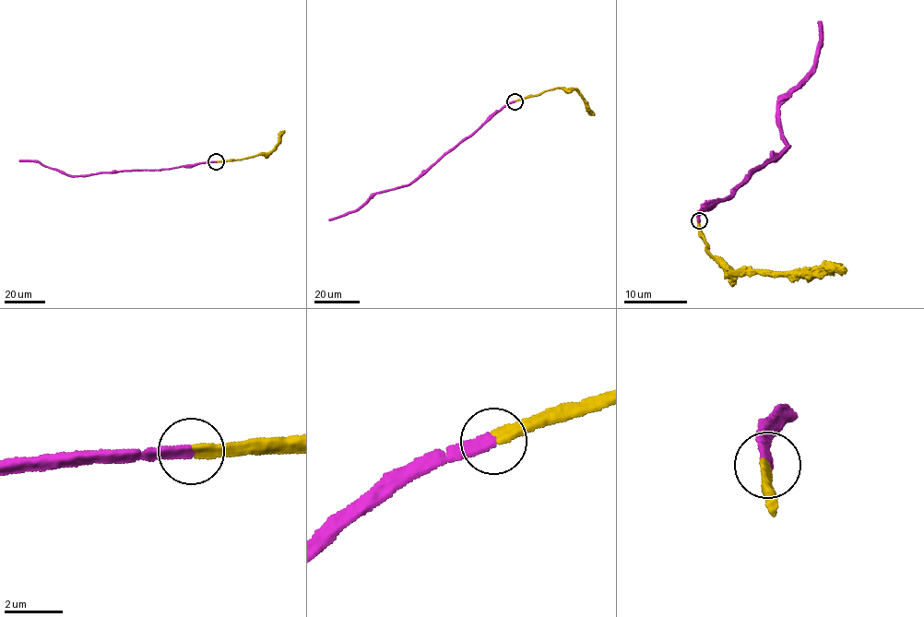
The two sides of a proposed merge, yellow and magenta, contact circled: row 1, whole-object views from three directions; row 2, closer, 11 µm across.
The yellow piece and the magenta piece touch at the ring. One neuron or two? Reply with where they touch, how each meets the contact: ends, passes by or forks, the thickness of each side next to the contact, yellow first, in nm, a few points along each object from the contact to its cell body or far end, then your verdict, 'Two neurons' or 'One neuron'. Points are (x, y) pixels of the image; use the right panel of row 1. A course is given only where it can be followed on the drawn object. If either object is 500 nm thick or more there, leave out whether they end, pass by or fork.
Place: (699, 220). At the ring yellow ends. At the ring magenta ends. Thickness 360 nm (yellow) against 360 nm. Course of yellow: (699, 221), (709, 247), (705, 248), (732, 276), (741, 270), (821, 278), (847, 269). Course of magenta: (699, 221), (704, 201), (730, 196), (749, 170), (787, 148), (776, 110), (811, 70), (821, 21). One neuron

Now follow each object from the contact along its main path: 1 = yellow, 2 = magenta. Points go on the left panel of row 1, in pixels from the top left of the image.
1: (216, 161), (271, 152), (284, 131)
2: (216, 161), (159, 170), (69, 176), (38, 162), (18, 160)

